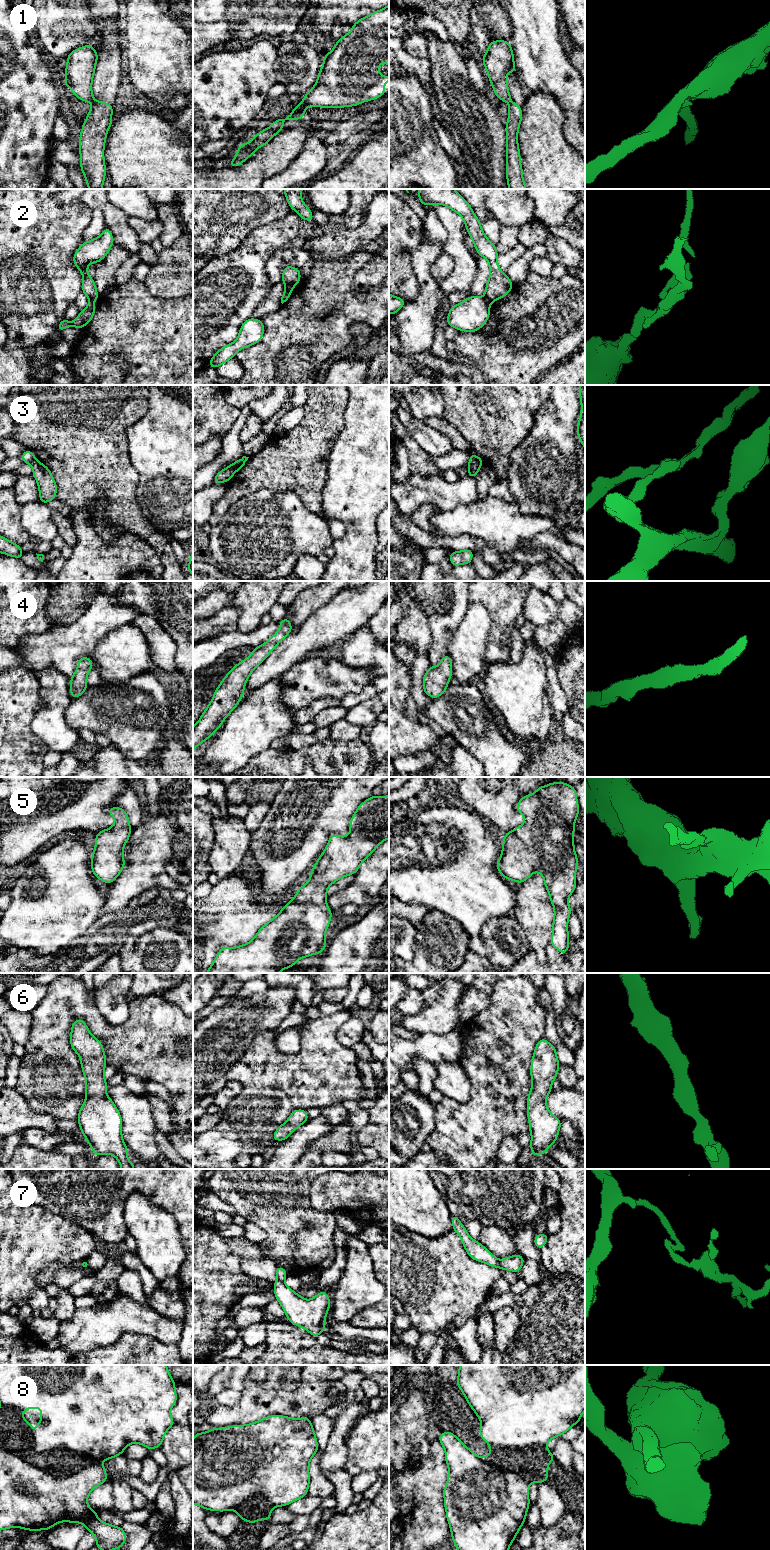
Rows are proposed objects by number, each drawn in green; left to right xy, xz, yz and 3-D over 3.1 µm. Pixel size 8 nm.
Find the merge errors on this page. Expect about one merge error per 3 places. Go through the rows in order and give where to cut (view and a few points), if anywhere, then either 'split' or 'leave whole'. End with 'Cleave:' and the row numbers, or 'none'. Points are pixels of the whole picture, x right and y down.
1: cut in xz along (303, 109), (293, 112); split
2: cut in xz along (286, 286), (292, 287); split
3: no cut; leave whole
4: no cut; leave whole
5: no cut; leave whole
6: no cut; leave whole
7: cut in yz along (499, 1261), (501, 1269); split
8: cut in xy along (0, 1443), (58, 1477), (69, 1476), (92, 1460), (97, 1461); split
Cleave: 1, 2, 7, 8

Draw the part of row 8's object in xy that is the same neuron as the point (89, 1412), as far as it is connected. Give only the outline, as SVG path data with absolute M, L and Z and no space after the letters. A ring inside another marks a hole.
M0 1365L0 1444L16 1456L58 1478L74 1474L88 1466L92 1460L113 1459L123 1454L129 1444L138 1443L148 1450L160 1448L167 1430L175 1423L170 1414L177 1401L175 1385L166 1365ZM36 1407L42 1413L41 1422L35 1425L39 1431L33 1435L30 1430L33 1424L27 1423L21 1413Z

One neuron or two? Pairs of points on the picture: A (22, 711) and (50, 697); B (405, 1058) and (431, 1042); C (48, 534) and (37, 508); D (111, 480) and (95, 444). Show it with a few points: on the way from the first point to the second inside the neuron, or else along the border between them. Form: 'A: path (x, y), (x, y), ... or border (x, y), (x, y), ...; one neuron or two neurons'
A: border (39, 679), (41, 704), (30, 723); two neurons
B: path (411, 1052), (415, 1048), (425, 1046); one neuron
C: path (42, 528), (37, 522), (37, 514); one neuron
D: path (107, 471), (95, 459), (95, 453); one neuron

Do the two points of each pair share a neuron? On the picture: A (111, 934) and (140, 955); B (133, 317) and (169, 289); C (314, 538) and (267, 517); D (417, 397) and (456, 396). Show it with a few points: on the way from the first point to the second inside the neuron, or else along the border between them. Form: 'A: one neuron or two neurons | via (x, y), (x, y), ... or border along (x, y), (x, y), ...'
A: two neurons | border along (144, 933), (138, 936), (130, 936), (117, 953)
B: two neurons | border along (143, 282), (148, 291), (157, 298), (180, 298)
C: one neuron | via (302, 532), (279, 528)
D: two neurons | border along (441, 395), (443, 398), (443, 416)

